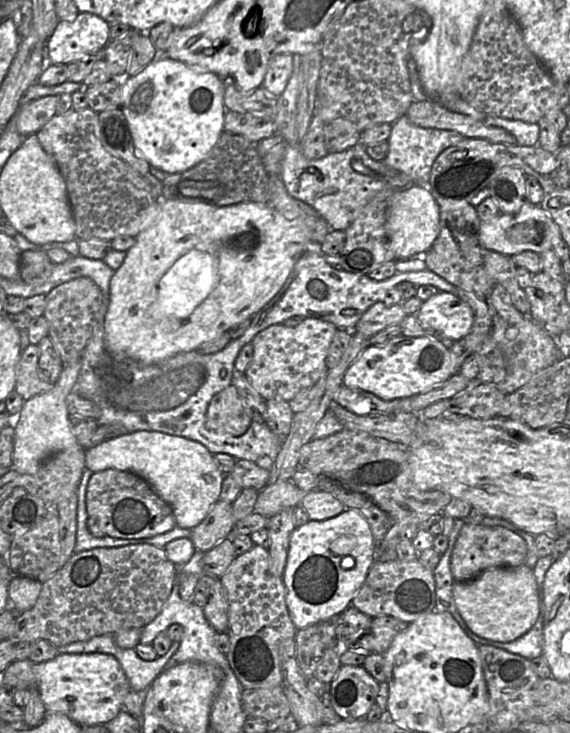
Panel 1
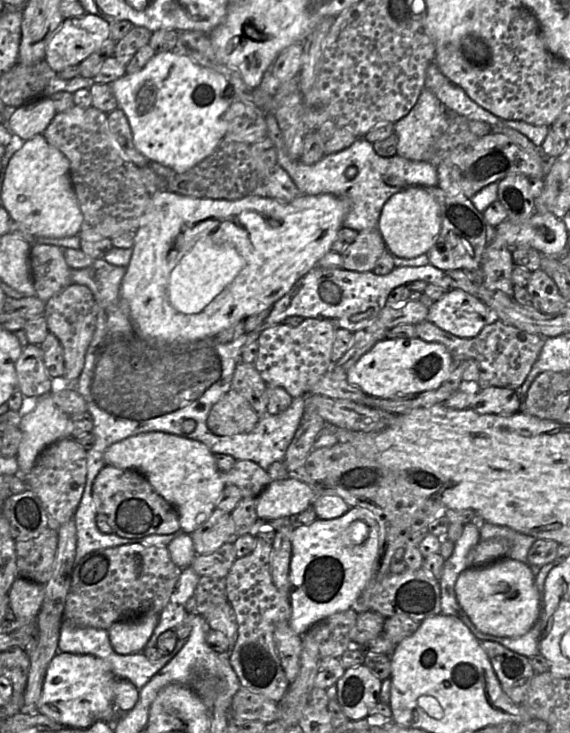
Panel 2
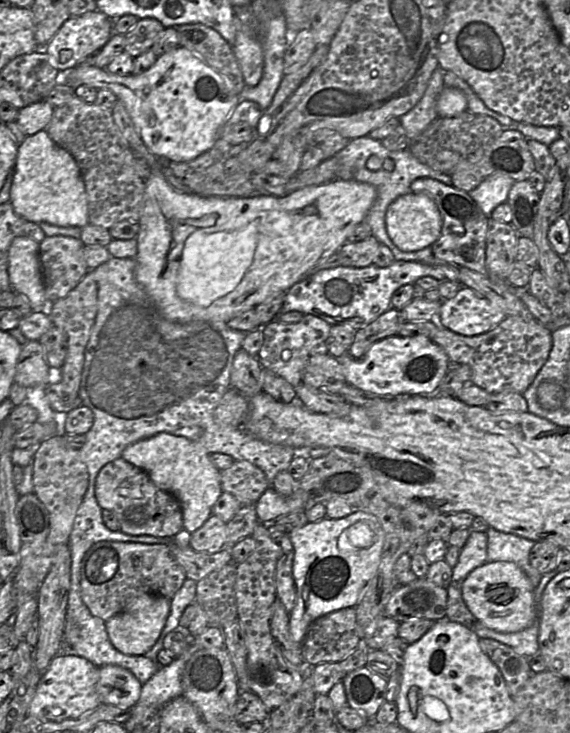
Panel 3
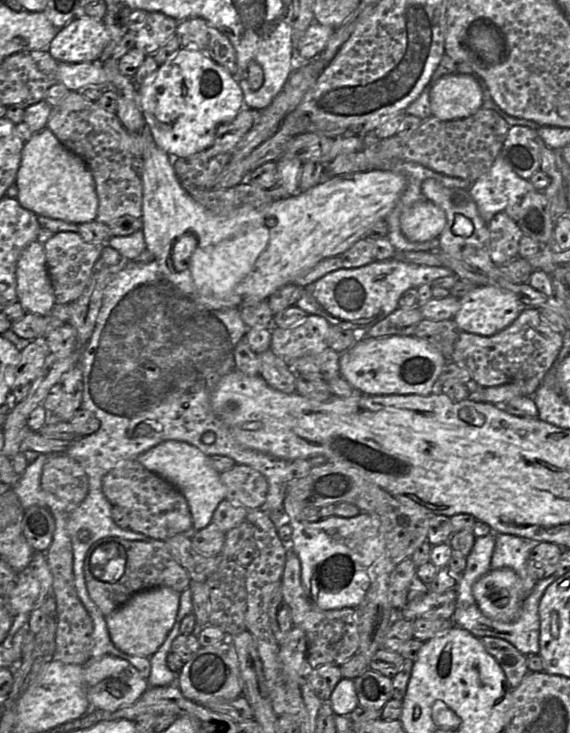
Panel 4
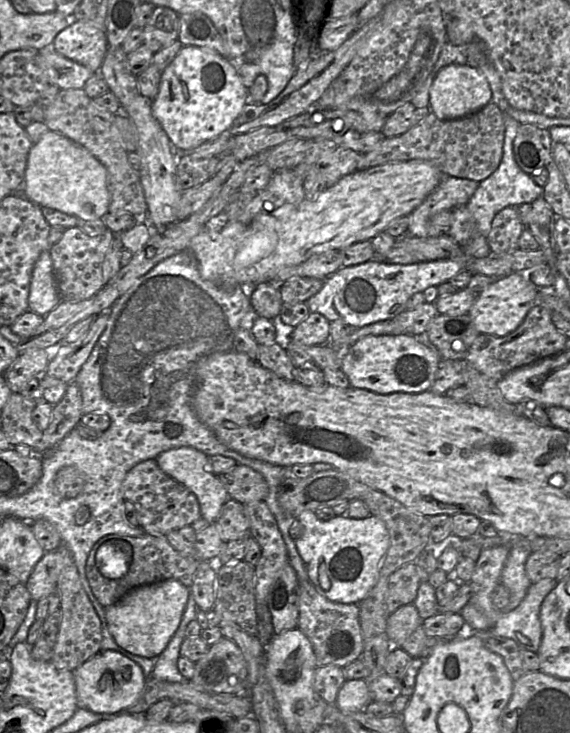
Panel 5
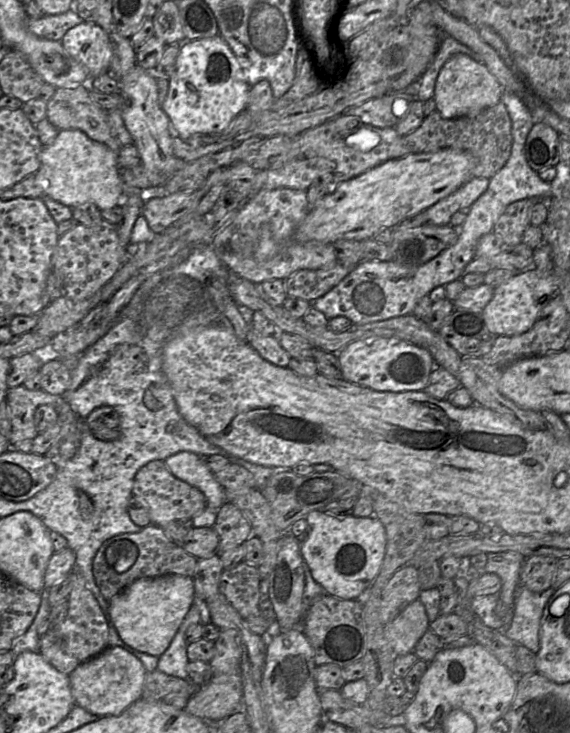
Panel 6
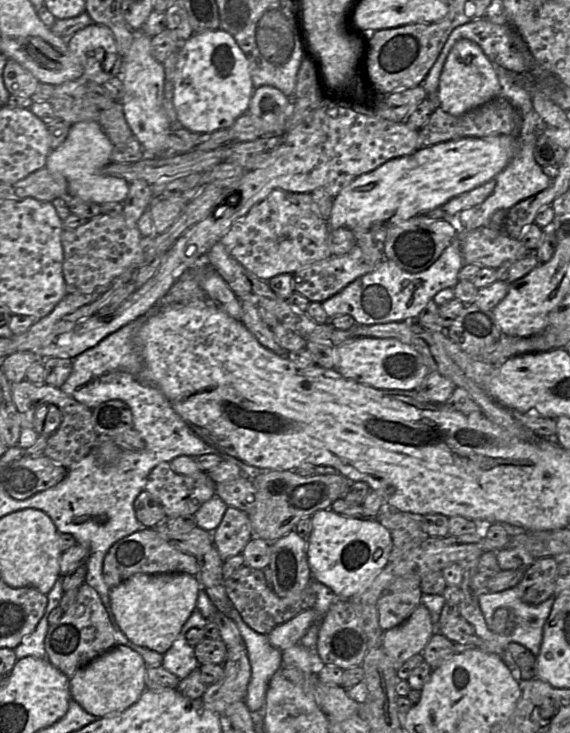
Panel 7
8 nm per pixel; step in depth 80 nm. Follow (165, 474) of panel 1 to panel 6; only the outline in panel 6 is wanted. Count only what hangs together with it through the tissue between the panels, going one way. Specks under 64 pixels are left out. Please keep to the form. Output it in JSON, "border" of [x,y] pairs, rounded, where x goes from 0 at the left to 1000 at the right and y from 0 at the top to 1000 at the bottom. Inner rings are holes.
{"border":[[[319,615],[296,622],[288,630],[309,652],[347,666],[358,674],[363,692],[384,696],[398,683],[395,667],[358,633],[353,622]]]}

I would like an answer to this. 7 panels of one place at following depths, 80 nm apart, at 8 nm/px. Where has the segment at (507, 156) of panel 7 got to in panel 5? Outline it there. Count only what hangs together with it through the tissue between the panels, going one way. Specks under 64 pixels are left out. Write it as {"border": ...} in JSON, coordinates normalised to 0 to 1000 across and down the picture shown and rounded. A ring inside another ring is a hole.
{"border":[[[735,217],[626,232],[549,271],[532,273],[504,297],[454,292],[432,307],[405,303],[382,318],[353,315],[328,340],[342,348],[353,378],[389,392],[481,383],[496,364],[653,326],[689,300],[719,293],[765,258],[775,240],[767,228]]]}

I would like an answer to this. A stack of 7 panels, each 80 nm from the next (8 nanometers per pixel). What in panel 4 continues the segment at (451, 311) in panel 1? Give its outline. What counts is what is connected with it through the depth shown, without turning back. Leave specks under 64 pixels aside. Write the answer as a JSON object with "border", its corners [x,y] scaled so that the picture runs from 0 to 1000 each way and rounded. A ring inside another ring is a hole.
{"border":[[[868,389],[840,390],[807,407],[809,419],[795,432],[807,452],[863,458],[891,446],[919,422],[918,415],[895,397]]]}

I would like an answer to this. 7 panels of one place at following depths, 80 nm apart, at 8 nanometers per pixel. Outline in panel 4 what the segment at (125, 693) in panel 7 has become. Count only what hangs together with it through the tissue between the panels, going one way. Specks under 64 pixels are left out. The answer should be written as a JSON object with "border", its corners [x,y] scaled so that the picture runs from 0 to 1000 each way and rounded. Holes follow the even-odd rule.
{"border":[[[195,894],[161,899],[147,909],[147,922],[160,967],[202,970],[237,959],[261,939],[260,926],[251,925],[232,906]]]}

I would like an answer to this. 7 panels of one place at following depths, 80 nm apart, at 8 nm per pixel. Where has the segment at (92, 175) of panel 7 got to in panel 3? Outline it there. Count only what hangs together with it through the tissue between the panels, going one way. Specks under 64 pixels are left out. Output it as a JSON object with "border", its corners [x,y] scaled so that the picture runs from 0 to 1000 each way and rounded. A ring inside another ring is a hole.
{"border":[[[81,177],[47,186],[32,199],[16,276],[25,288],[49,303],[139,311],[154,304],[154,273],[139,228],[123,209],[93,194]]]}

